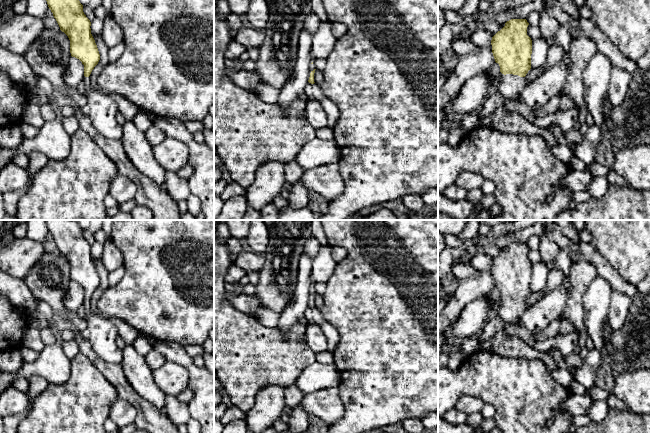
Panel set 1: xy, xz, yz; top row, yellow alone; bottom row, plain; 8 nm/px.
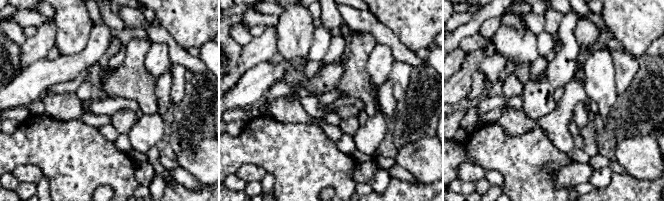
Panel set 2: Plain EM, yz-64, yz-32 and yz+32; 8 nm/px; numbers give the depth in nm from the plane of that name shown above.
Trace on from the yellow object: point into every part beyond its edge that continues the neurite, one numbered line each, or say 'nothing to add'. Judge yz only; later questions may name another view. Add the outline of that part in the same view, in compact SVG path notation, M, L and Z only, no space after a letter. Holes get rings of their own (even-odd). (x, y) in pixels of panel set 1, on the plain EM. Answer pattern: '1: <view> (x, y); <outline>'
1: yz (511, 309); M506 298L497 314L503 324L503 329L509 325L517 325L519 317L525 310L525 301L518 299Z

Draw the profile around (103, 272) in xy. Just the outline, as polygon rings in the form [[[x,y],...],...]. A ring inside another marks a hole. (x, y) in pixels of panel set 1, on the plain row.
[[[102,260],[95,261],[94,264],[95,264],[95,267],[97,269],[97,272],[100,278],[100,284],[98,288],[94,291],[94,293],[92,294],[89,300],[90,312],[92,312],[95,315],[101,316],[101,312],[97,307],[97,302],[99,298],[102,296],[103,292],[110,287],[109,282],[108,282],[109,270],[103,264]]]

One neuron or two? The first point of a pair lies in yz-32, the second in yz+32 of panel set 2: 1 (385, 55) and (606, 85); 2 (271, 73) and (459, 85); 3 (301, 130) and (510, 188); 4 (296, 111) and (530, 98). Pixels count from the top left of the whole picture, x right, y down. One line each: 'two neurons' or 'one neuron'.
1: one neuron
2: two neurons
3: one neuron
4: two neurons

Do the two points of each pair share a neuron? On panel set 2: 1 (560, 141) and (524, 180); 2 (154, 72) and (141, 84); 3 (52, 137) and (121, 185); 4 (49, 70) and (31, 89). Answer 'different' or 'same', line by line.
1: different
2: different
3: same
4: same

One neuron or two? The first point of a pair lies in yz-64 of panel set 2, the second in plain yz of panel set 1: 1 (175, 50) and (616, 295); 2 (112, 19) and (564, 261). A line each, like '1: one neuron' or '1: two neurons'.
1: two neurons
2: two neurons

